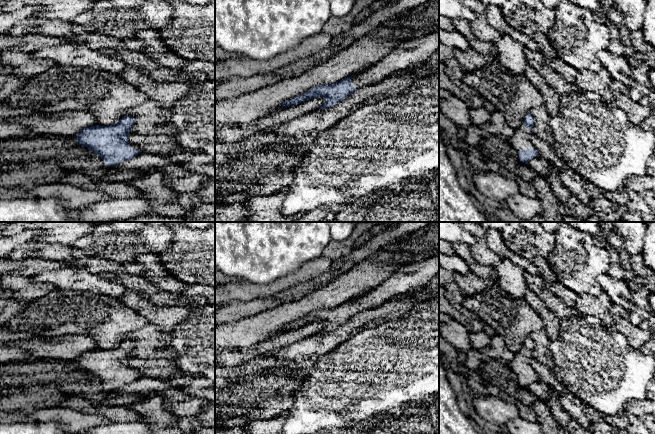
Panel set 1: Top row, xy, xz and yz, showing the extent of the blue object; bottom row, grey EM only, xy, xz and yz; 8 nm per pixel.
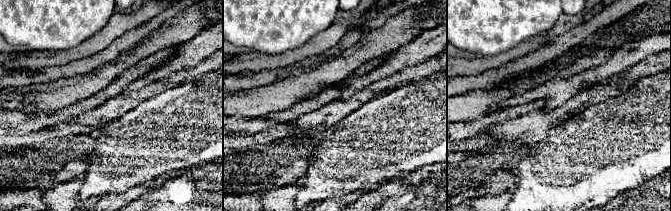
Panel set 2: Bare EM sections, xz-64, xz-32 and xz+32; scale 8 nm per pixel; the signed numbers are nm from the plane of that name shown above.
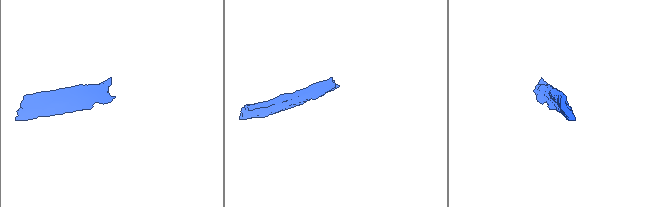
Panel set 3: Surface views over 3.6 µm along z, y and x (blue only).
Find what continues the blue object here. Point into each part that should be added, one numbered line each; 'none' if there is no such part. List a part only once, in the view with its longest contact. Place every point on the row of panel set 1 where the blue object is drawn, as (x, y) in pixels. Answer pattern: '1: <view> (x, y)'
1: yz (521, 139)

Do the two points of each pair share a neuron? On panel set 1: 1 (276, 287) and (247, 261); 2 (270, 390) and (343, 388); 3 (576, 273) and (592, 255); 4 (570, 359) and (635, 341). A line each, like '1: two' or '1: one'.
1: two
2: two
3: one
4: two

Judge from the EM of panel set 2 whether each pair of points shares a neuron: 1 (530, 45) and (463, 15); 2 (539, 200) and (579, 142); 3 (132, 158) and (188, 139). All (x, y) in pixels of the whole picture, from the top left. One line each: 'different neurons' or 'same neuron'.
1: different neurons
2: same neuron
3: same neuron

